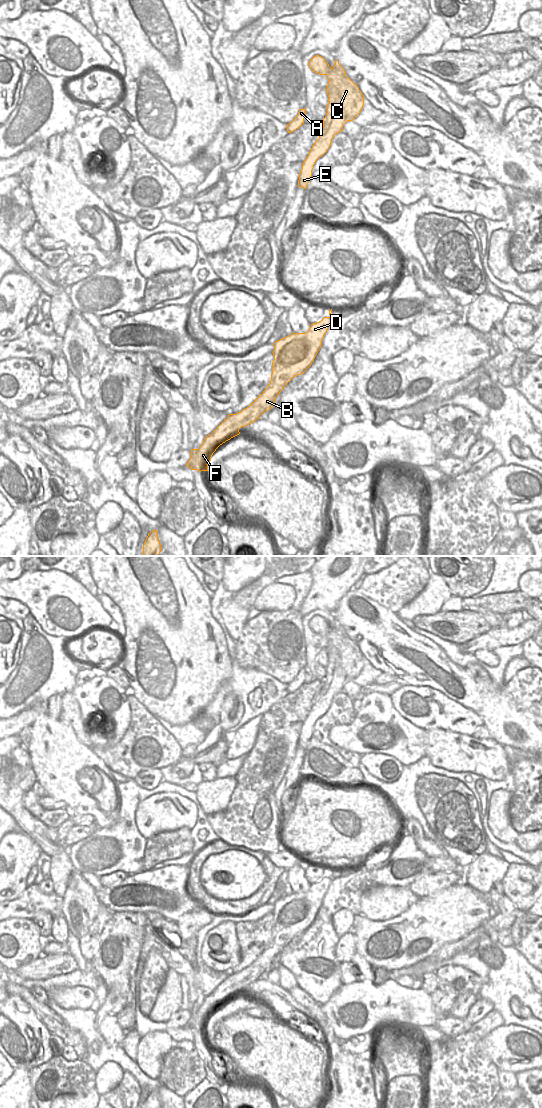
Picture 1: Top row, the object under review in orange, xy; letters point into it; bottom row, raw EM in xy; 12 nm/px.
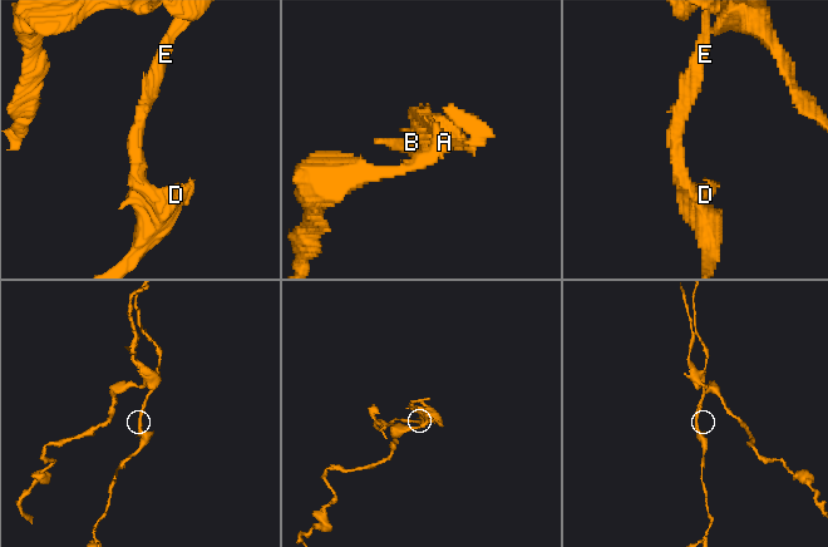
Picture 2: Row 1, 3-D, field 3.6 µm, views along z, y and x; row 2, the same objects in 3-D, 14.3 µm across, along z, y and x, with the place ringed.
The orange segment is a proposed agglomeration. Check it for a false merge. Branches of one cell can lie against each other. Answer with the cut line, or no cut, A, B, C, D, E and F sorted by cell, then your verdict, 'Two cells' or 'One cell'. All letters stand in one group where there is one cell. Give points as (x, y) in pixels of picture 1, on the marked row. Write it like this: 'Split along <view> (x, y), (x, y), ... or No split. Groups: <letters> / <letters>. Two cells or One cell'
Split along xy (330, 90), (334, 90), (340, 98), (347, 120). Groups: A C / B D E F. Two cells

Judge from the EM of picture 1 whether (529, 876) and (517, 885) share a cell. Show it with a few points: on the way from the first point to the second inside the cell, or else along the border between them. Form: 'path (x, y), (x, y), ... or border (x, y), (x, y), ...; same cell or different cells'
path (529, 880), (521, 883); same cell

